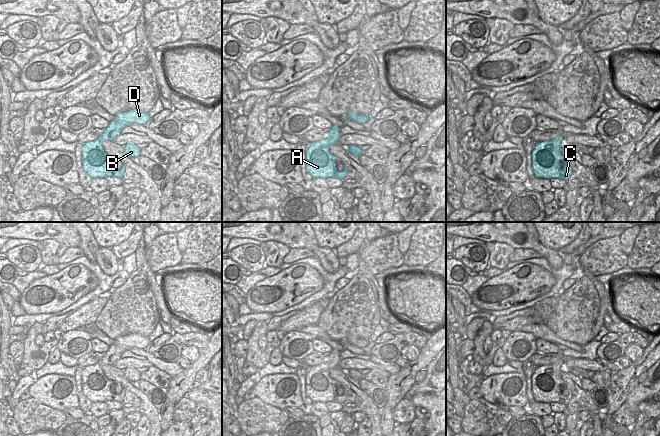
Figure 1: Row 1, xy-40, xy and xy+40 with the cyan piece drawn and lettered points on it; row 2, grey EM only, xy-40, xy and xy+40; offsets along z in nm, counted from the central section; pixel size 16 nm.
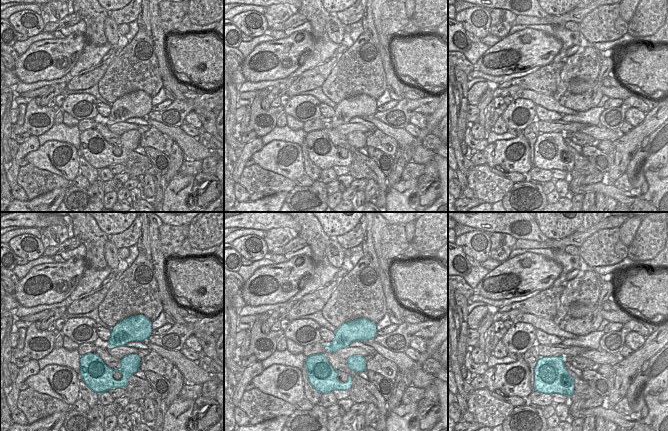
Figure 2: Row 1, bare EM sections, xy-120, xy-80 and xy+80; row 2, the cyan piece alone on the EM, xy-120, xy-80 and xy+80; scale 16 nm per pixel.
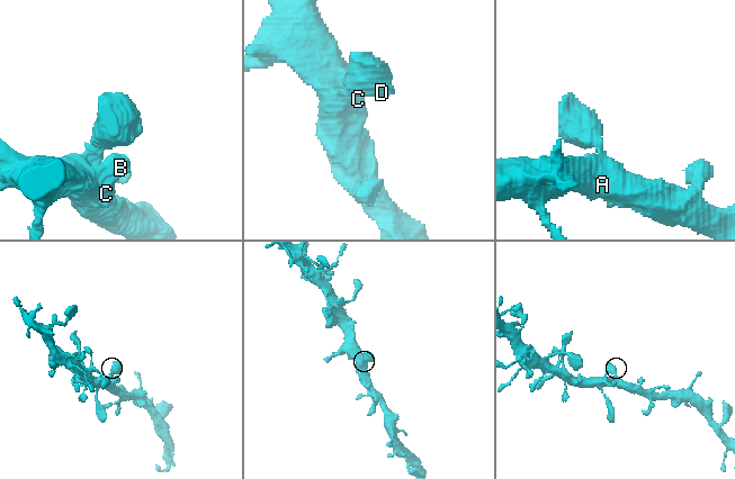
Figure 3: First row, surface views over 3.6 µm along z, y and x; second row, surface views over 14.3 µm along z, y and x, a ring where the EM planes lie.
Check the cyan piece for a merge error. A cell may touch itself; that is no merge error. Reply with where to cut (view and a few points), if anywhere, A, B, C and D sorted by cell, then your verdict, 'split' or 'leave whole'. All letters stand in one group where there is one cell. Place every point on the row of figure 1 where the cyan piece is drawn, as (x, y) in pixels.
cut none; groups A B C D; leave whole

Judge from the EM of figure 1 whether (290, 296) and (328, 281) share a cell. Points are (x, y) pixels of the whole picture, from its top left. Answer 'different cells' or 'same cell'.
different cells

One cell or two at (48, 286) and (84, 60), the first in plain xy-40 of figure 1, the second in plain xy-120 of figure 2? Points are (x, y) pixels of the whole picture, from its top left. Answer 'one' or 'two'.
two

